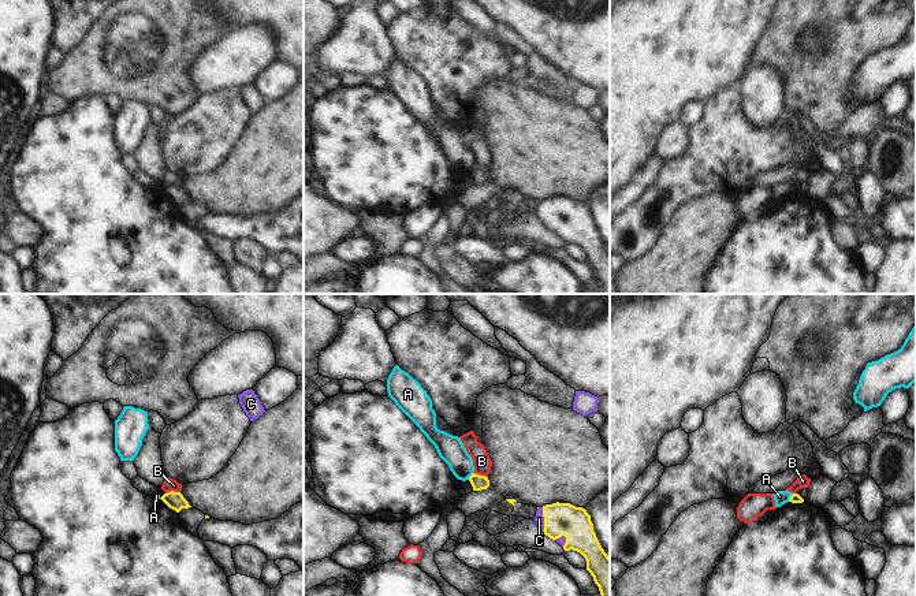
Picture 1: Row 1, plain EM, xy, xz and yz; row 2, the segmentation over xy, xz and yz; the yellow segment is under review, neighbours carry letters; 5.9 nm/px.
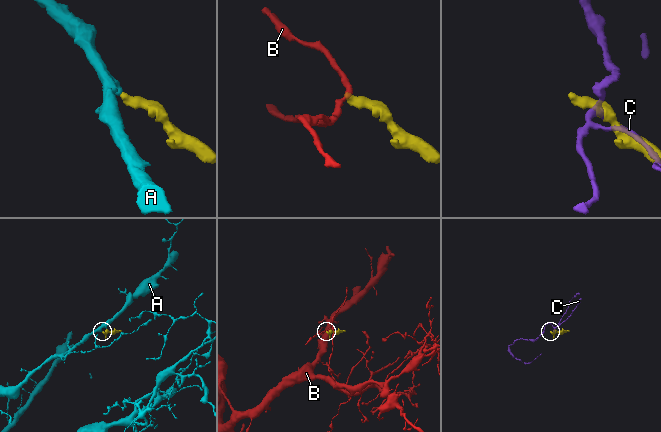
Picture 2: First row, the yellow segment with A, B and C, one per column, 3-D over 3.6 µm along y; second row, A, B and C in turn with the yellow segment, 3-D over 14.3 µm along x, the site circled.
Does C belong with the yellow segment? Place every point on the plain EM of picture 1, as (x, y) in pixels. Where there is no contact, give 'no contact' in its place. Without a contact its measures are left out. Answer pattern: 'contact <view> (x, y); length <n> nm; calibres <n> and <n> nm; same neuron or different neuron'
contact xz (544, 213); length 140 nm; calibres 190 and 60 nm; same neuron

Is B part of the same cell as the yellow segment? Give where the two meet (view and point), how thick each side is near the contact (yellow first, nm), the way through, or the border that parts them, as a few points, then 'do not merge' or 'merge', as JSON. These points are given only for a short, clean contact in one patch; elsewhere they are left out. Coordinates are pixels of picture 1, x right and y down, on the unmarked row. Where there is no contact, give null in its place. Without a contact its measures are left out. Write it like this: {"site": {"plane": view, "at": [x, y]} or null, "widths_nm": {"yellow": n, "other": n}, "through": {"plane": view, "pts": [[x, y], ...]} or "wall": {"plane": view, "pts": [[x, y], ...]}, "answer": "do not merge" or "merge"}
{"site": {"plane": "xy", "at": [172, 185]}, "widths_nm": {"yellow": 110, "other": 80}, "wall": {"plane": "xy", "pts": [[179, 185], [168, 185], [166, 187]]}, "answer": "do not merge"}

